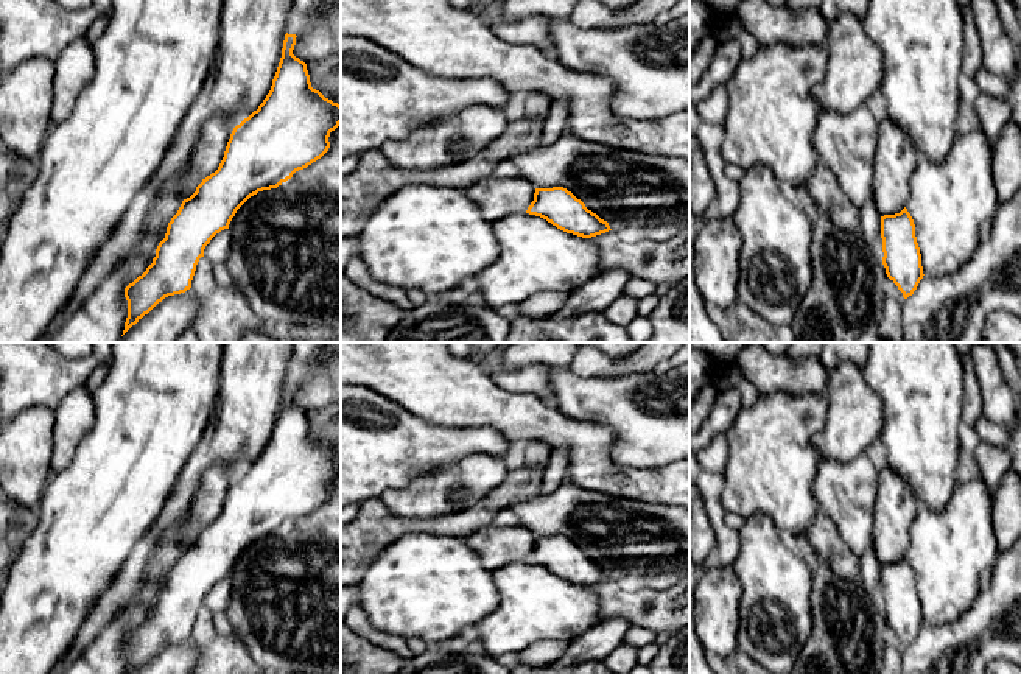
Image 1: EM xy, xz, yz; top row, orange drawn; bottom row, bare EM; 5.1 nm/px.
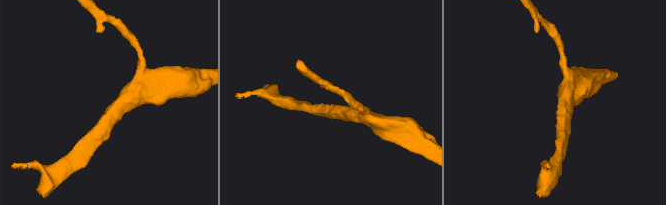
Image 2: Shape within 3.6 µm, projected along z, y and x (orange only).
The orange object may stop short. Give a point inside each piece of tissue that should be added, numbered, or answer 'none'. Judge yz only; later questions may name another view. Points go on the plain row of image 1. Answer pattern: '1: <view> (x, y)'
1: yz (948, 550)

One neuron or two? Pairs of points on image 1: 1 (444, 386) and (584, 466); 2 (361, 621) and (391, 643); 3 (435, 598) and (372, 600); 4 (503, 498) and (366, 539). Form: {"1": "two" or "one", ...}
{"1": "one", "2": "one", "3": "one", "4": "one"}

